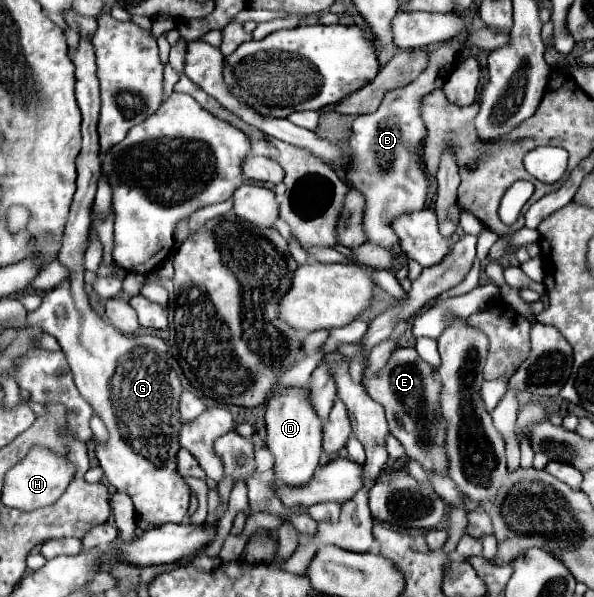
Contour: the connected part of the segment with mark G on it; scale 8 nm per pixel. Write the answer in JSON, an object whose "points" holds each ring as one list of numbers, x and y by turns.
{"points":[[80,37,72,59,76,67,76,101,82,111,82,151,76,159,78,191,74,195,62,249,58,261,70,275,44,295,42,305,28,313,26,325,38,325,60,343,74,375,80,395,94,407,108,429,108,441,96,443,96,457,104,477,116,491,124,491,134,501,136,513,148,525,182,523,188,515,190,487,176,471,176,453,180,449,180,413,178,401,182,383,174,371,174,359,162,339,152,335,126,337,112,325,102,321,90,307,84,289,84,251,90,231,90,209,98,189,100,171,100,143,98,143,98,115,100,91,96,77,94,47,88,37]]}

